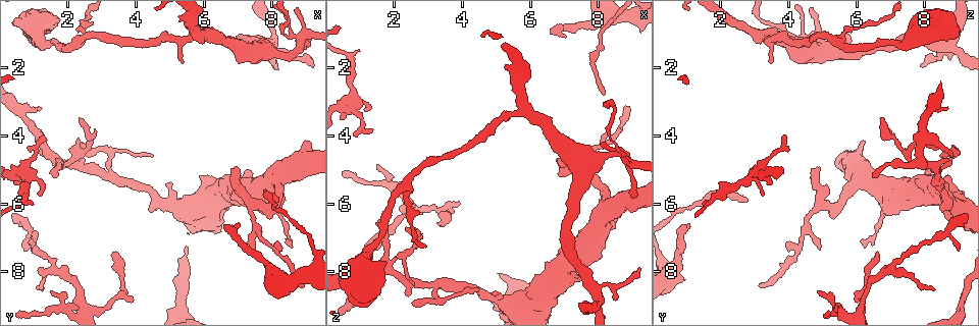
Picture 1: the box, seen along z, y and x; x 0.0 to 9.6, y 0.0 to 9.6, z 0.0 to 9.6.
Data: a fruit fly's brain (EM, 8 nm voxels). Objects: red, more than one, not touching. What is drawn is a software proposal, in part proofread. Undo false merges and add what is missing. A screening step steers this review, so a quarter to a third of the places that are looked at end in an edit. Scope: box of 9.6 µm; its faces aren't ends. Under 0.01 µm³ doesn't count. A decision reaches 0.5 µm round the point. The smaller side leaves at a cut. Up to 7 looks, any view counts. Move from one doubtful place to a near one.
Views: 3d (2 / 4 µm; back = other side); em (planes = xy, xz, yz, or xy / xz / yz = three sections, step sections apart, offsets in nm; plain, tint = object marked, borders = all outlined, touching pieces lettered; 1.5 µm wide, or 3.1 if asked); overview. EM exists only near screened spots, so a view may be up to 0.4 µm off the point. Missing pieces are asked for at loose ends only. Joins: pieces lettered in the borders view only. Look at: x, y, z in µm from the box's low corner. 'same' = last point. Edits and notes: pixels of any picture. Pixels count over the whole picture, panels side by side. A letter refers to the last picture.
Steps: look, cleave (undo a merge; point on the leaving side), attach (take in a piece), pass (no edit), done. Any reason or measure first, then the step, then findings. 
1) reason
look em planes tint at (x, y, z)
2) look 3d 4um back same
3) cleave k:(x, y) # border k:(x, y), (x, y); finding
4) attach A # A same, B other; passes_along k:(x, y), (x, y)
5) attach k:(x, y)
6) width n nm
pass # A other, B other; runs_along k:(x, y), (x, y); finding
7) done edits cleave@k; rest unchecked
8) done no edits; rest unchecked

arms part here
look em planes plain at (5.75, 1.05, 3.20)

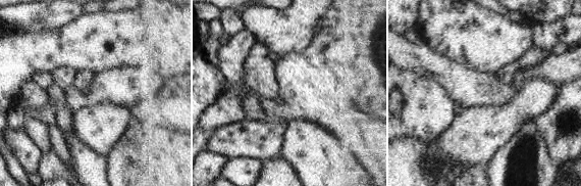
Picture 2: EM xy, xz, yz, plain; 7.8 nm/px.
where the object lies
look em planes tint same

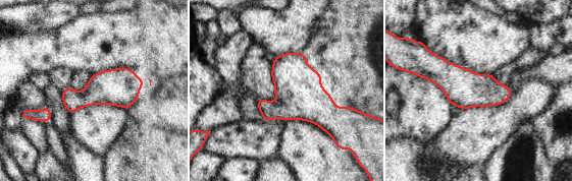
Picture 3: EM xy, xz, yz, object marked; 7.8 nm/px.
look em planes borders same

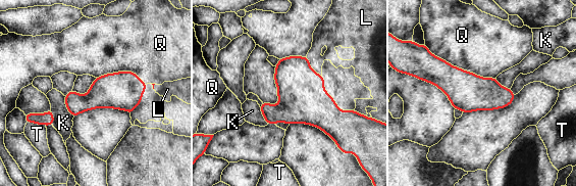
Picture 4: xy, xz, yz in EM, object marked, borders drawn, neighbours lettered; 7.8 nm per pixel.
pass # K other, L other, Q other, T other; border 4:(429, 51), (456, 66), (495, 78); one neuron here

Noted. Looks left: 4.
tapers out
look 3d 2um at (3.35, 7.40, 6.60)

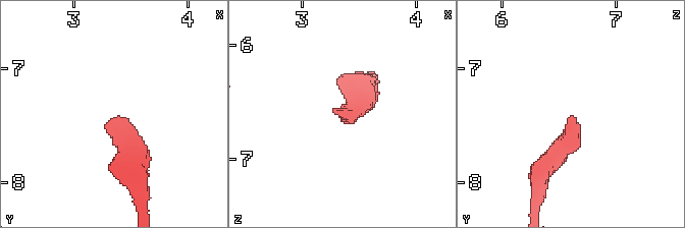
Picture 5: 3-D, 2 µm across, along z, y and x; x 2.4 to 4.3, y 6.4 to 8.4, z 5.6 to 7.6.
now the EM
look em yz step 8 borders at (3.38, 7.40, 6.62)

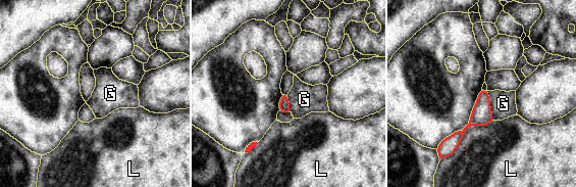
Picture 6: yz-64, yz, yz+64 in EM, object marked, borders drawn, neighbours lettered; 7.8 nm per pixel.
cut it another way
look em planes borders same

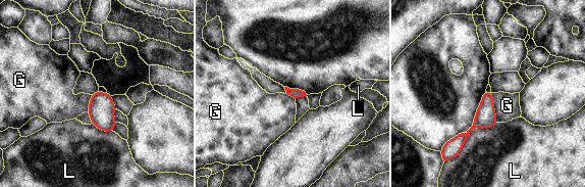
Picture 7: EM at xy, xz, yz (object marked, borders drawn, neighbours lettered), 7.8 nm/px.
width 80 nm
pass # G other, L other; runs_along 7:(489, 94), (485, 114), (457, 140); no lettered piece goes on from it

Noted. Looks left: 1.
done no edits; rest unchecked

